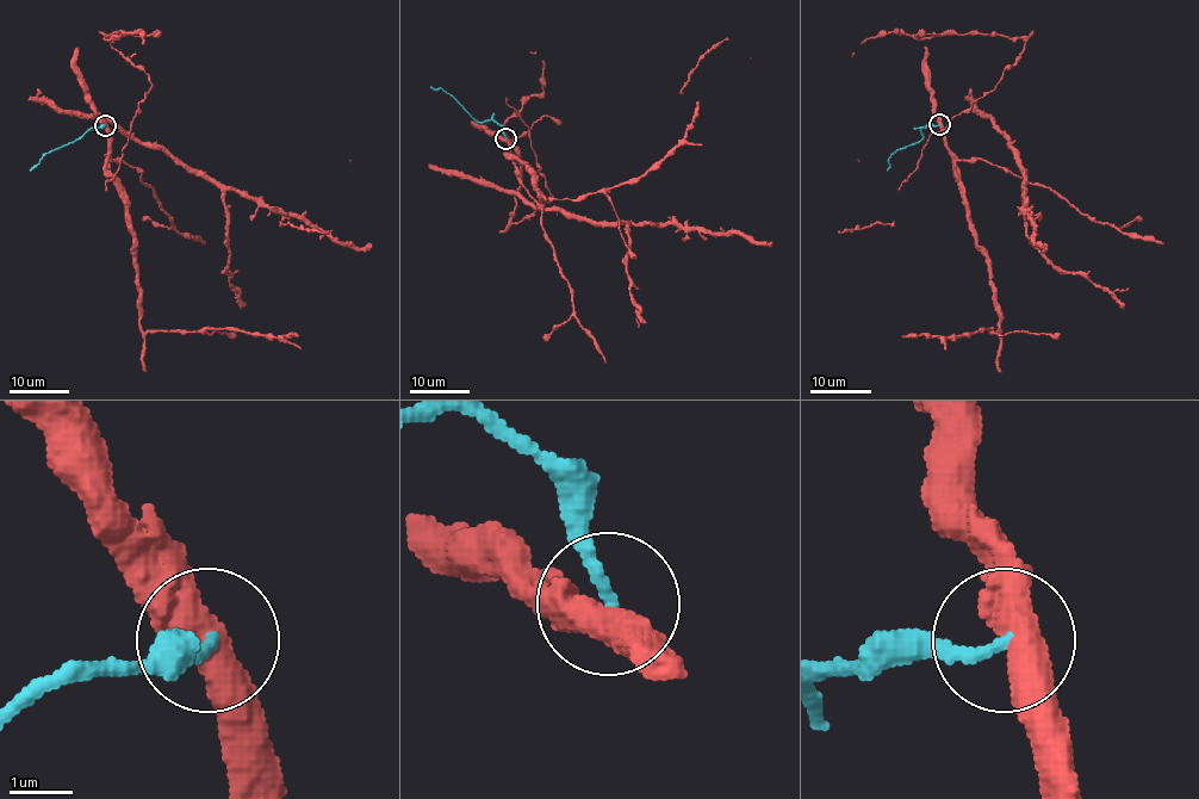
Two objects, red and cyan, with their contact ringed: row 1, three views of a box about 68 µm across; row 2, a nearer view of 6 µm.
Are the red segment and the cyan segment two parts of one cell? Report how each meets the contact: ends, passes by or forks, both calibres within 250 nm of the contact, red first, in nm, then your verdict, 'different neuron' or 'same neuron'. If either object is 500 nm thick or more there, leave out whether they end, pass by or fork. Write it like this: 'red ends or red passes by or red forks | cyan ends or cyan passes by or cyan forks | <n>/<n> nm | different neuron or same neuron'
500/180 nm | different neuron

